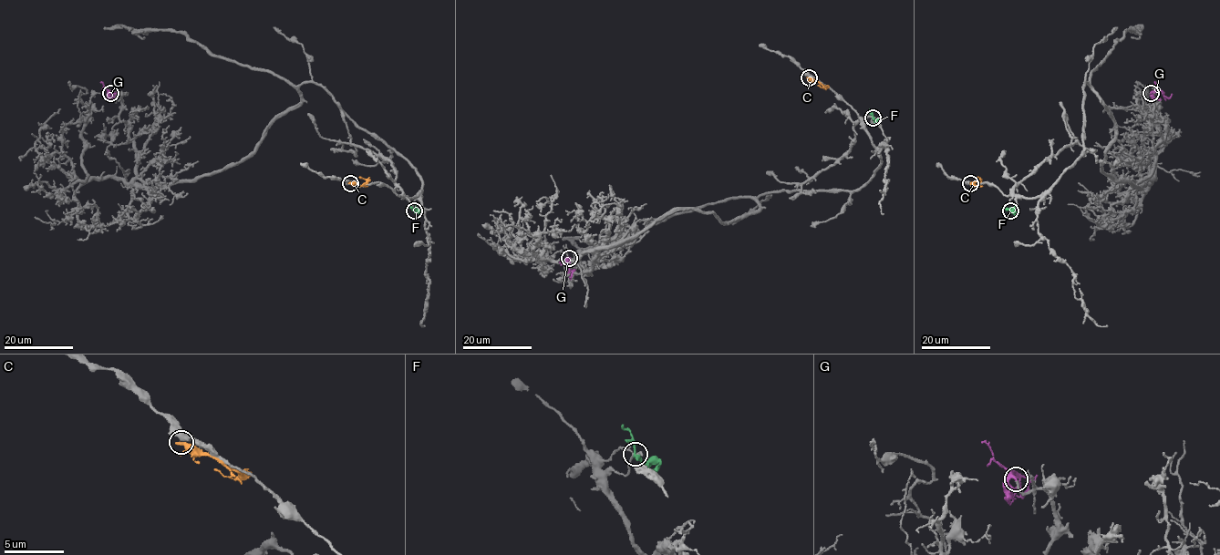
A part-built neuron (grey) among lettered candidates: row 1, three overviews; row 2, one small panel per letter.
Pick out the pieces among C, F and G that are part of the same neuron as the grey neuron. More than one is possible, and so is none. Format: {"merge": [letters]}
{"merge": ["G"]}

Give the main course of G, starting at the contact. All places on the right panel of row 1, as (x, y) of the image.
G: (1151, 93), (1159, 90), (1167, 97), (1172, 94)

